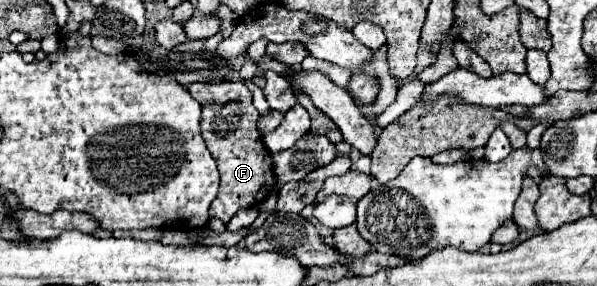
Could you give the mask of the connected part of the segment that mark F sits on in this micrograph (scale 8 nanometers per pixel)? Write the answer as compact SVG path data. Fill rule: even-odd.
M221 82L221 84L191 84L191 96L201 104L201 136L217 160L221 184L219 194L211 202L209 214L213 218L223 220L225 224L237 214L241 208L259 206L275 186L273 176L273 160L265 144L261 142L263 136L257 128L259 112L251 102L251 92L243 82ZM267 160L267 166L265 166ZM267 176L267 178L265 178Z

